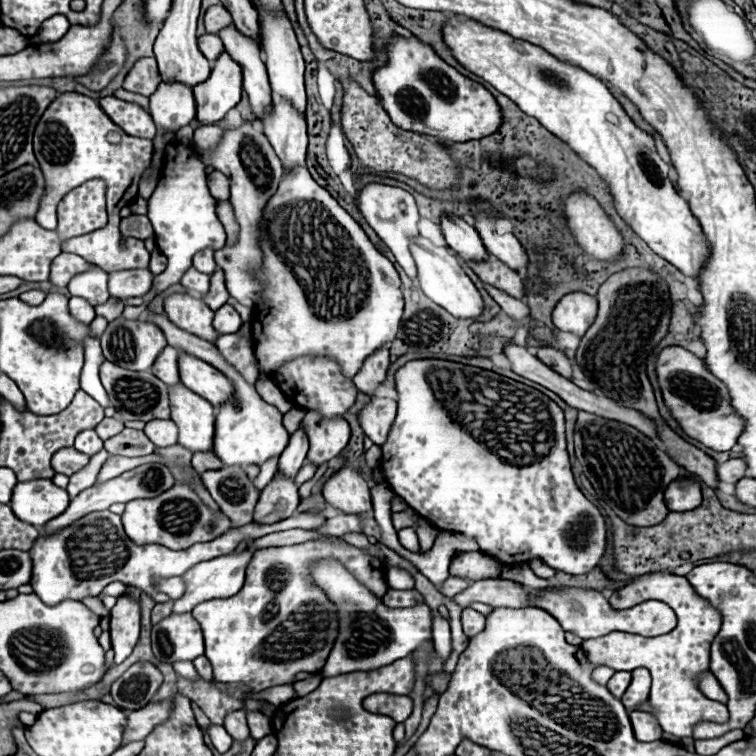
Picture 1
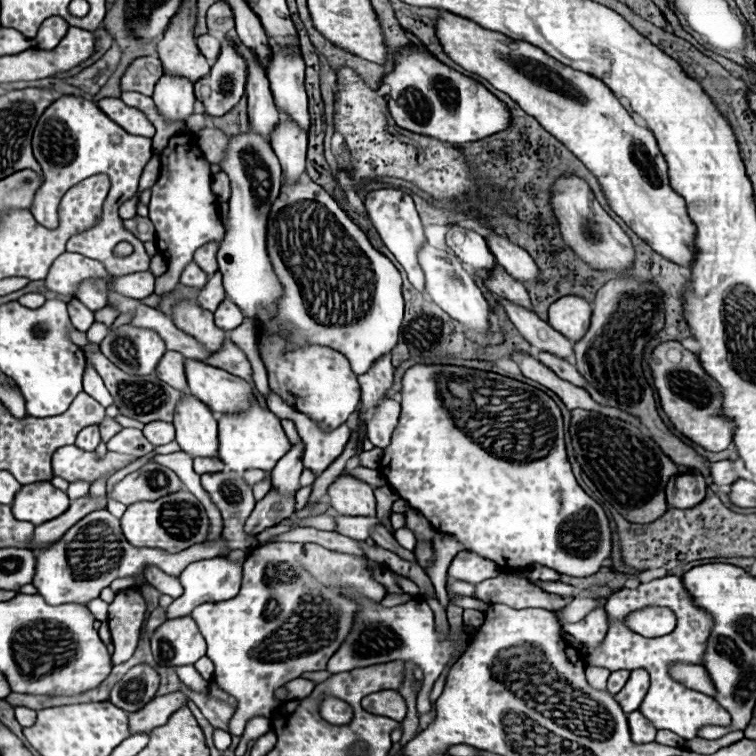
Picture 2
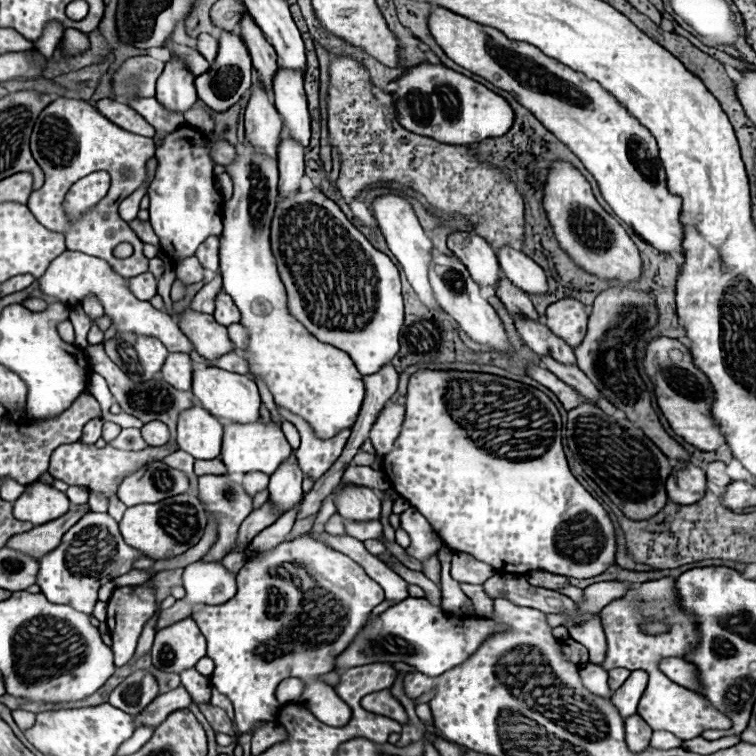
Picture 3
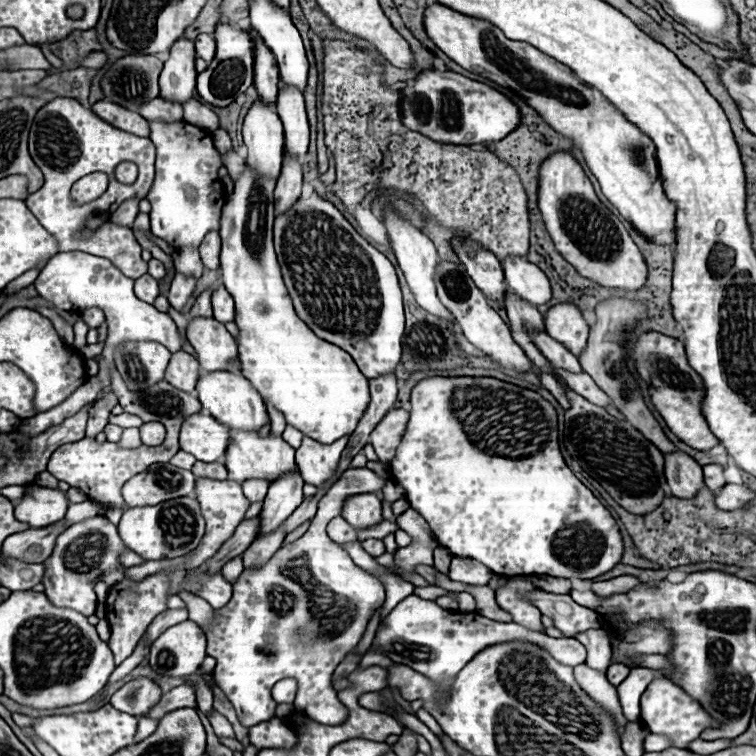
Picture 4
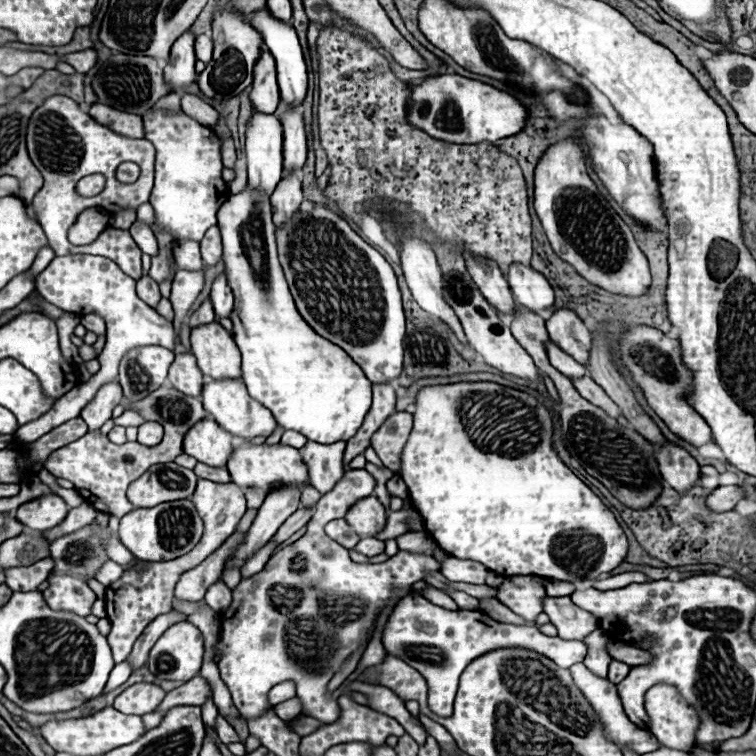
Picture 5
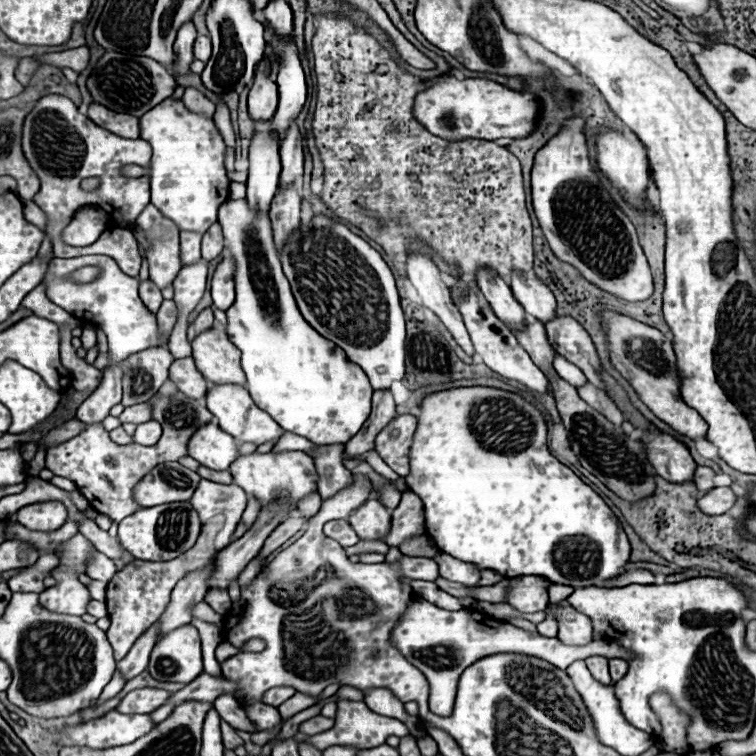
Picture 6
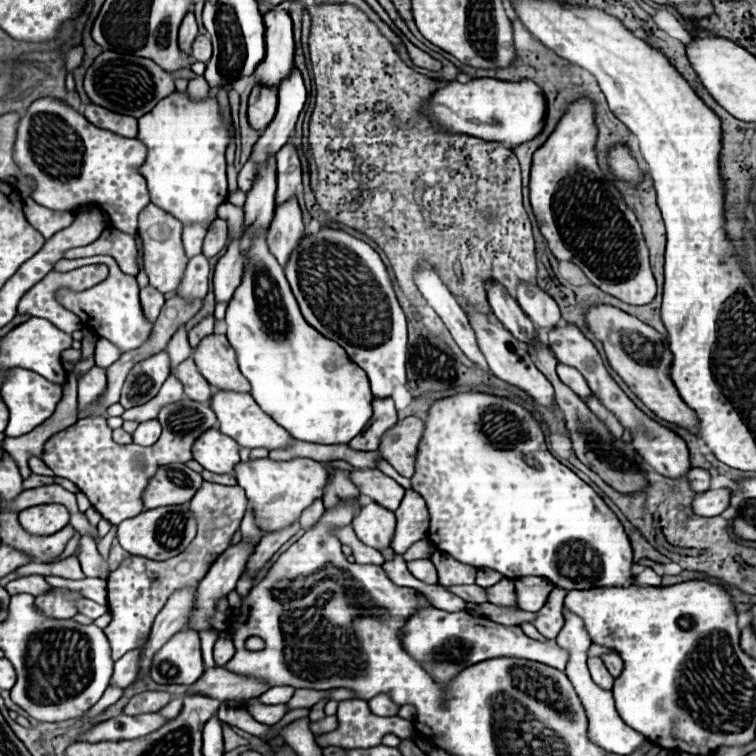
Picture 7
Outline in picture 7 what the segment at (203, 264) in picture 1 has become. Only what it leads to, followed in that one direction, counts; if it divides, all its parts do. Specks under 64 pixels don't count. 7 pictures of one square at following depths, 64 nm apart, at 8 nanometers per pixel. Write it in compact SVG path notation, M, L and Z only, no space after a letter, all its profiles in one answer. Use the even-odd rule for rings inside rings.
M216 218L214 224L210 224L210 228L206 232L206 238L204 238L204 244L202 244L202 254L206 258L212 258L224 246L226 246L226 222L222 222L222 220Z

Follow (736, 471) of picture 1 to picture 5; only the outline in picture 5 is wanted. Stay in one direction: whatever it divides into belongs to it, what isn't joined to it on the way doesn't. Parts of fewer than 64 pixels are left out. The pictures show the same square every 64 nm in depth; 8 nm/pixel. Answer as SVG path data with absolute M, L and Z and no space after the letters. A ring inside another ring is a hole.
M702 466L700 468L700 486L706 490L716 490L718 484L718 470L714 466Z

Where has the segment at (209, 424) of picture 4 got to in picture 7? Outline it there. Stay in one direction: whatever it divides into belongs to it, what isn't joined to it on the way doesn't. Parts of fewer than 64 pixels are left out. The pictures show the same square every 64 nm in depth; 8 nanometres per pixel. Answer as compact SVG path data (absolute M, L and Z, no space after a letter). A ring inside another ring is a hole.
M218 428L206 430L192 444L194 460L214 474L230 474L234 470L234 464L240 462L238 450L240 446L230 440L230 436L218 432Z

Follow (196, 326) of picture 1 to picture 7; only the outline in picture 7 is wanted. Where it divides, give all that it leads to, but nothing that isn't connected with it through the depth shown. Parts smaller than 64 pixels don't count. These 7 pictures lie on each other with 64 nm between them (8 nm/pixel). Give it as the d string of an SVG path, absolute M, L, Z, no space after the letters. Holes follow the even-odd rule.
M224 334L206 336L198 348L194 348L194 362L200 374L218 390L250 392L248 380L240 374L236 362L236 350L228 344Z

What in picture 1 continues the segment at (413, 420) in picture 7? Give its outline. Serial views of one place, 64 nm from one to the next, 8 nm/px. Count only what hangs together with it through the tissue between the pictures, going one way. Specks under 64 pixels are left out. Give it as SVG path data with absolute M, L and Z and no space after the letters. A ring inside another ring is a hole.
M370 398L358 414L358 422L364 434L378 446L388 438L388 430L396 418L396 400L392 398Z

